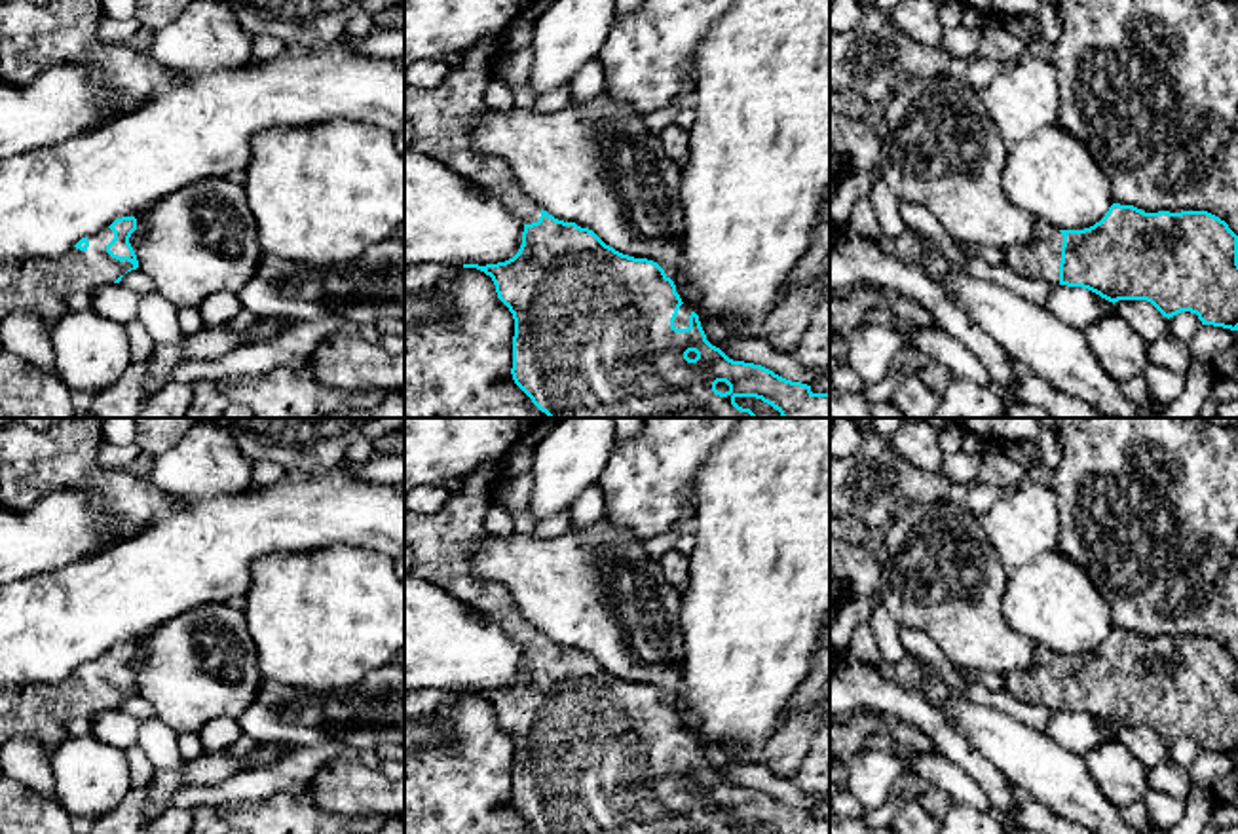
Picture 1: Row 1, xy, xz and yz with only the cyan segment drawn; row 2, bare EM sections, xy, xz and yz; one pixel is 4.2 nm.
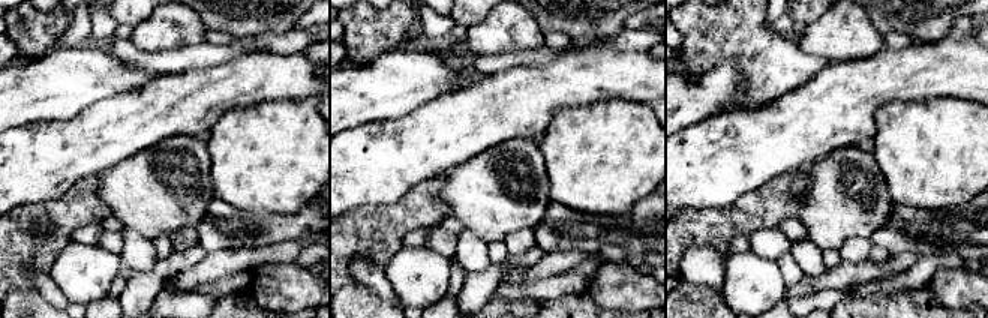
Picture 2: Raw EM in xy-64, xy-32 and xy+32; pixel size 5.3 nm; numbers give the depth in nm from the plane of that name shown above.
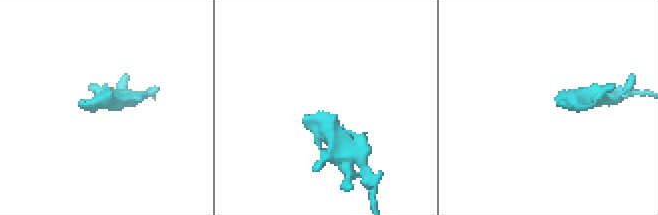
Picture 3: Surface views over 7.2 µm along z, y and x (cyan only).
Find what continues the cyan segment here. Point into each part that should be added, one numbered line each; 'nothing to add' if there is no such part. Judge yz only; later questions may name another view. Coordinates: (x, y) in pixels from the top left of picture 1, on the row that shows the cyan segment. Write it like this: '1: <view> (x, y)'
1: yz (1041, 257)

